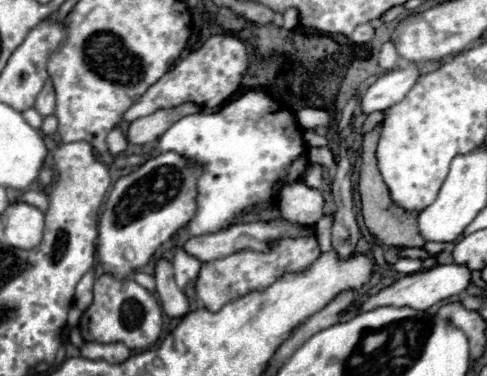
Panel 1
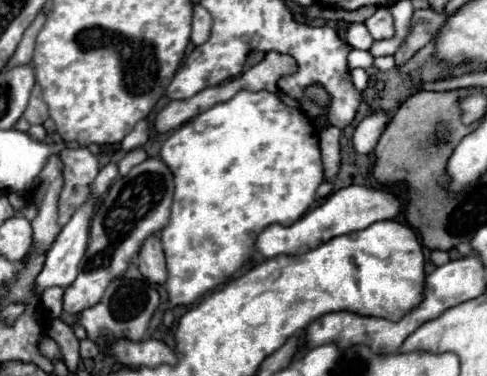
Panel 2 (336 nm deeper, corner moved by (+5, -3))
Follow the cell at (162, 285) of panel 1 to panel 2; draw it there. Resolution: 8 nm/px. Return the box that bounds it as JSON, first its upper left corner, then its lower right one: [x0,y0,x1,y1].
[137,235,167,283]

